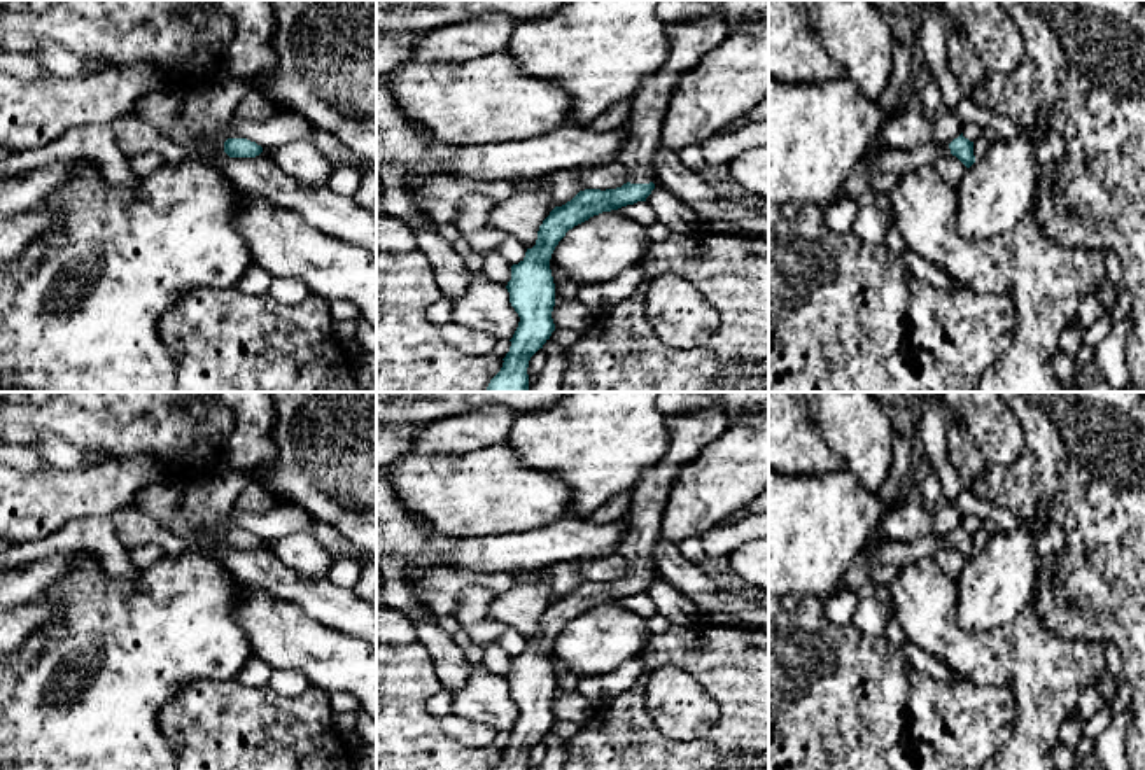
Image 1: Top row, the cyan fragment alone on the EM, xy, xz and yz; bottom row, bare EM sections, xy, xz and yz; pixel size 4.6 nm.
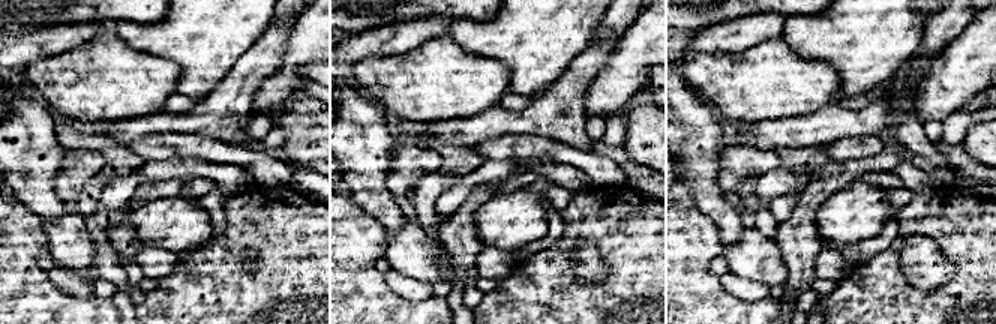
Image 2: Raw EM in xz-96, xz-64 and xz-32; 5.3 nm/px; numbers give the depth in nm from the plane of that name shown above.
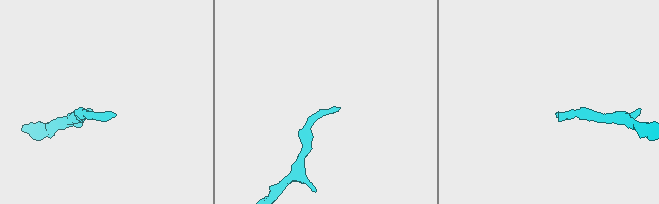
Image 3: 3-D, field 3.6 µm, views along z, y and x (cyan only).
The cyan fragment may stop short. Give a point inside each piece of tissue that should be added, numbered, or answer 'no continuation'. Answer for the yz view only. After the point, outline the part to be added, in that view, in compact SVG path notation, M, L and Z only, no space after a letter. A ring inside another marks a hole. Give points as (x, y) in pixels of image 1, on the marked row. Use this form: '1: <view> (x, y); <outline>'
1: yz (890, 160); M933 140L912 150L886 147L875 161L875 173L889 172L905 175L921 166L933 164L940 154L951 156L951 149L940 147Z

